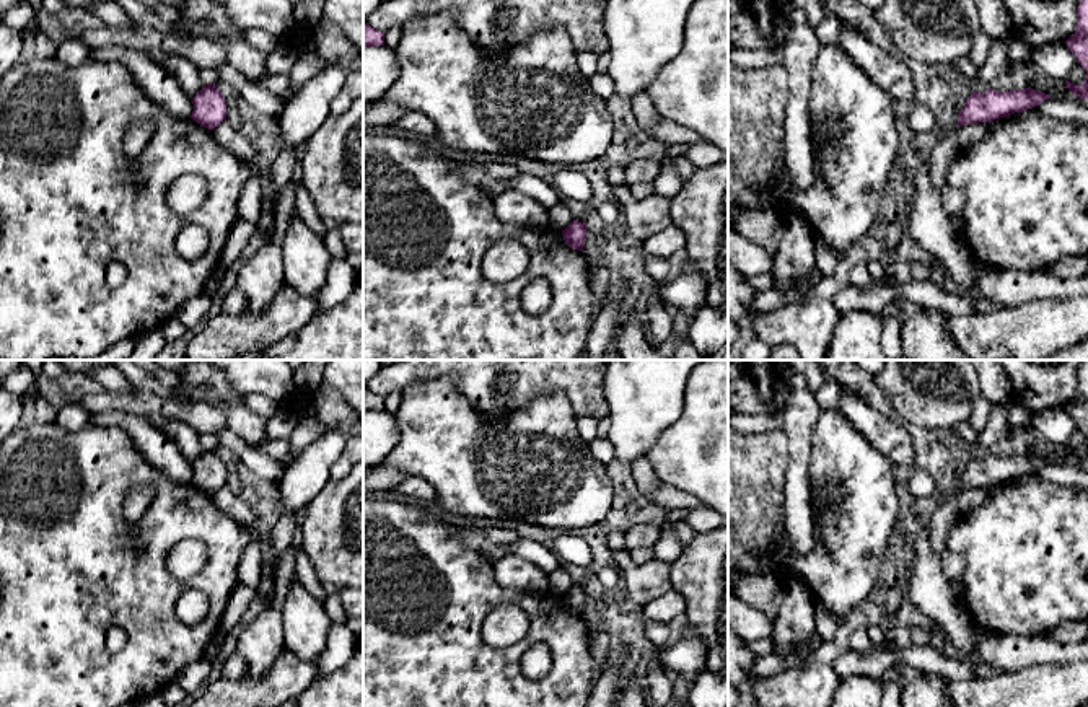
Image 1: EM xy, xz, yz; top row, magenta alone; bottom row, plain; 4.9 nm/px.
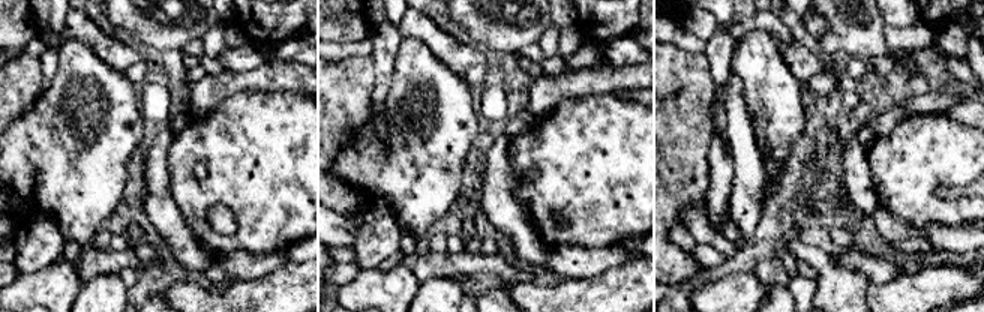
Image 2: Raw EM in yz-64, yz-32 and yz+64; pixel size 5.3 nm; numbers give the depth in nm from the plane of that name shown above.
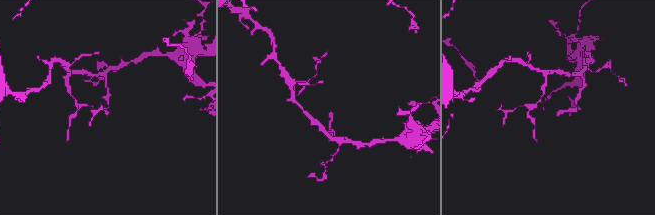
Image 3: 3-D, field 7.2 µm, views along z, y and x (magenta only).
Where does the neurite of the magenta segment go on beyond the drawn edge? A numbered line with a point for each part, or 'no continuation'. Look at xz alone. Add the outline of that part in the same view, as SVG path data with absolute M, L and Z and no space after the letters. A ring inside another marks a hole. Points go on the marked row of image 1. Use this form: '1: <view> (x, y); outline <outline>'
no continuation

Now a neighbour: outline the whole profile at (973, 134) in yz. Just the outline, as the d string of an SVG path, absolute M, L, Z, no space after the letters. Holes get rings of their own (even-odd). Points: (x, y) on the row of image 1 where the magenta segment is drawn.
M979 122L958 127L958 138L961 148L969 148L982 142L990 130L990 122Z

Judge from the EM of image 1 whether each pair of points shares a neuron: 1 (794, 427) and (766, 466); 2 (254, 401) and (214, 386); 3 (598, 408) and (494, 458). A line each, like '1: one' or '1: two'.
1: two
2: two
3: two

